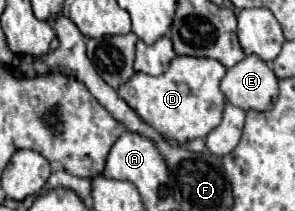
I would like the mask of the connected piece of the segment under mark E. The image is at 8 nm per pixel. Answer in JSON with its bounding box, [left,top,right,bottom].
[220,54,278,110]

